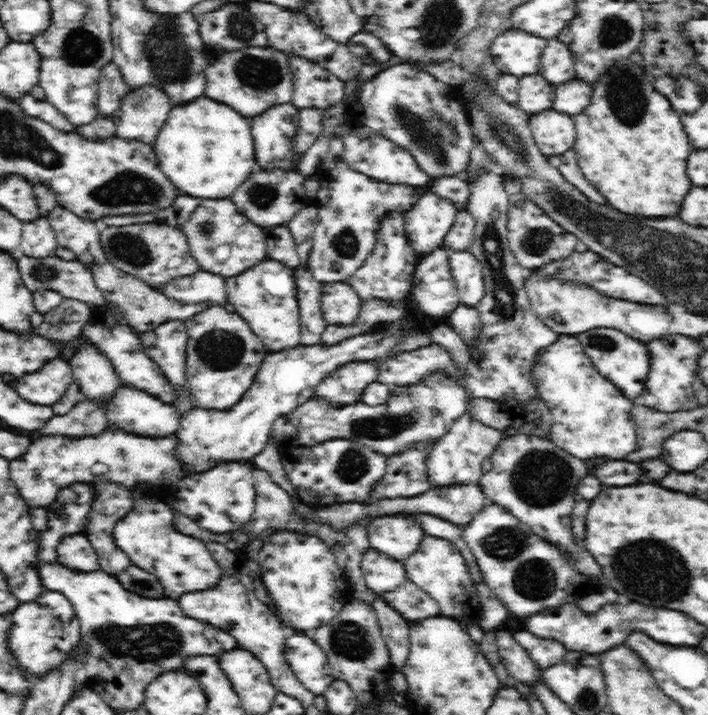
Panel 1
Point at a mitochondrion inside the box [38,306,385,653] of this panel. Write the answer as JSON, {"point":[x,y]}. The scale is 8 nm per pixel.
{"point":[220,349]}

